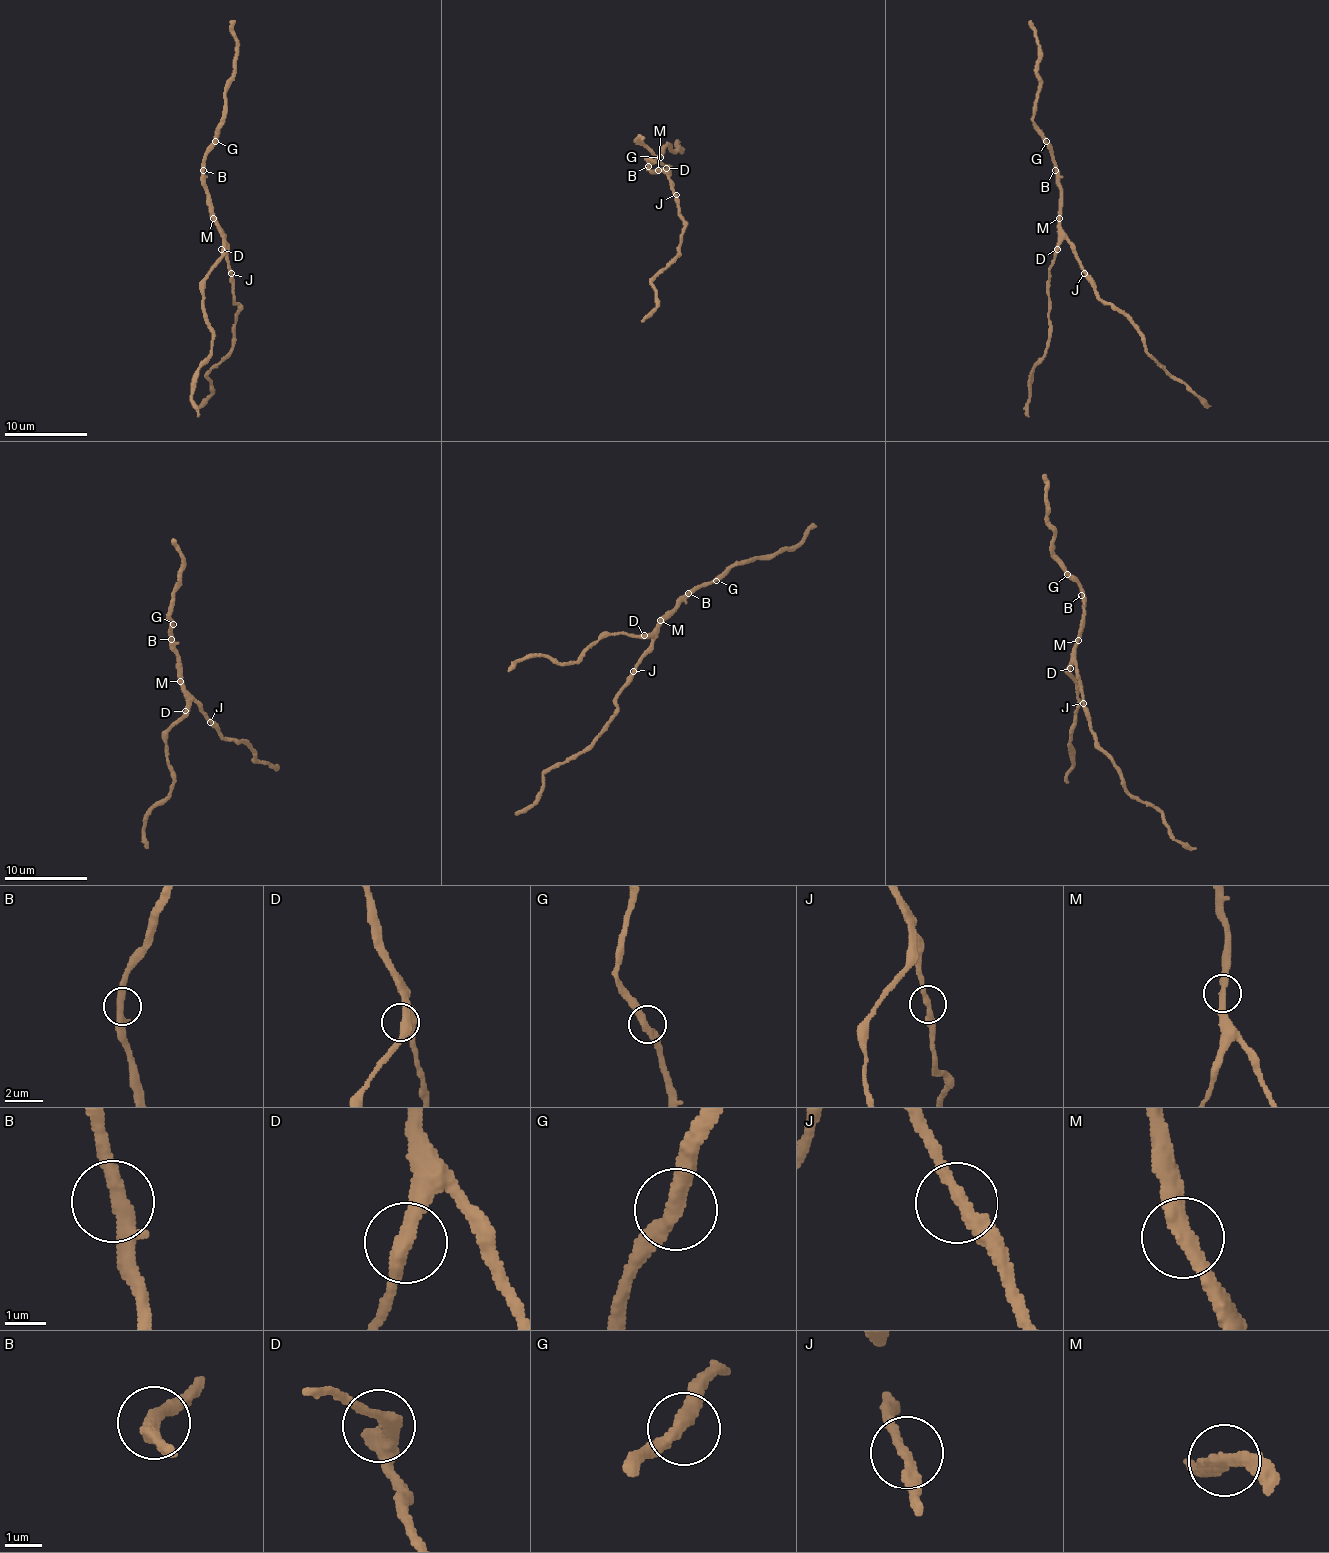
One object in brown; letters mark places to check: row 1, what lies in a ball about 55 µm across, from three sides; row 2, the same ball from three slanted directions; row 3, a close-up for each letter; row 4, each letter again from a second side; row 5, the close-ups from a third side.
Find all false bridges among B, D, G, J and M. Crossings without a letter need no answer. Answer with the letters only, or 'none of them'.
none of them

